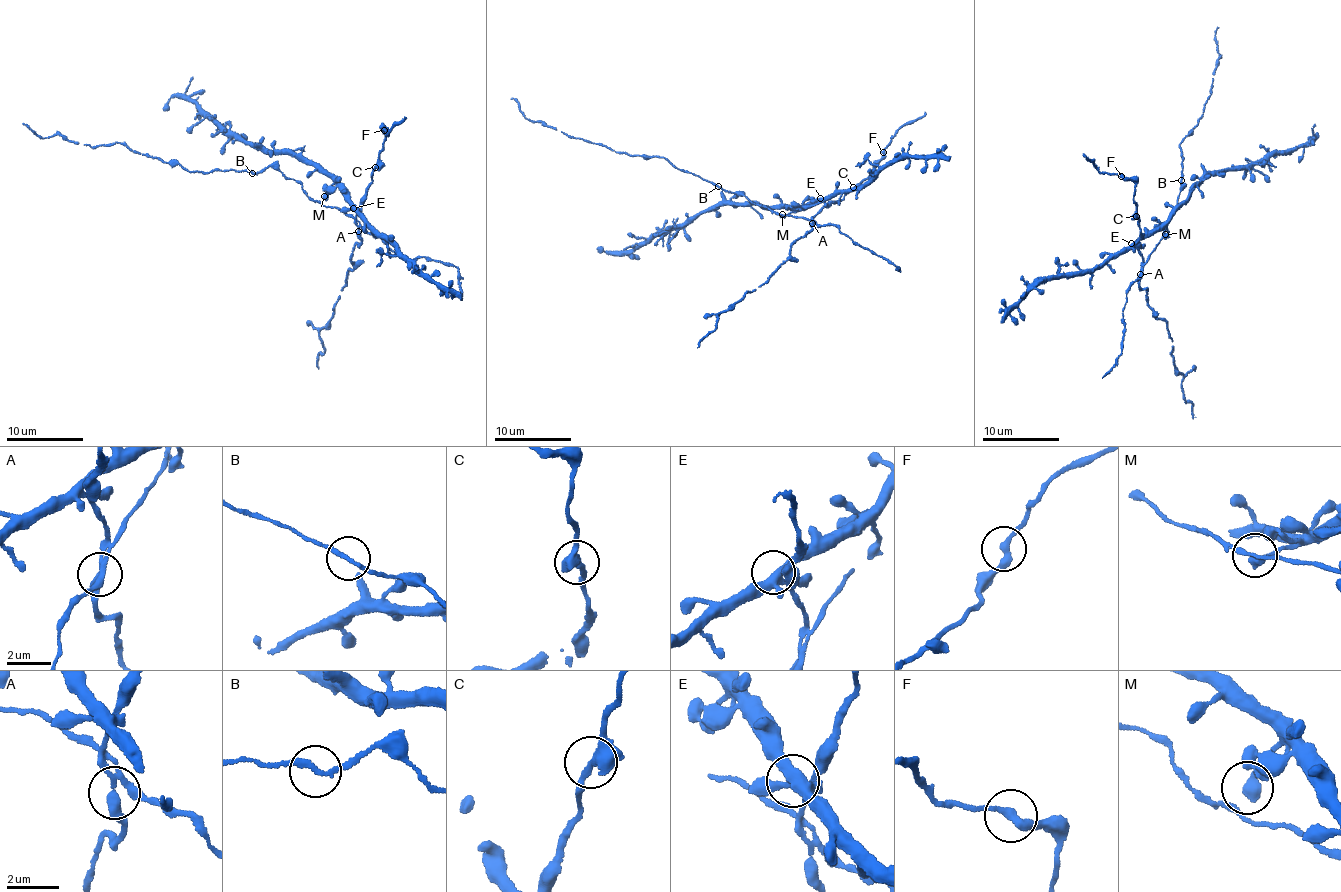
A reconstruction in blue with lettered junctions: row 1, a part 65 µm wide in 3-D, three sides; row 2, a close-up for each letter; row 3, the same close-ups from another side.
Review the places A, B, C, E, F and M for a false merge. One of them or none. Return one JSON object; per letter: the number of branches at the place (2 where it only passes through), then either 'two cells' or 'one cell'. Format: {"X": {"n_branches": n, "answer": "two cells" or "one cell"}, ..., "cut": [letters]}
{"A": {"n_branches": 3, "answer": "one cell"}, "B": {"n_branches": 2, "answer": "one cell"}, "C": {"n_branches": 3, "answer": "one cell"}, "E": {"n_branches": 4, "answer": "one cell"}, "F": {"n_branches": 2, "answer": "one cell"}, "M": {"n_branches": 3, "answer": "one cell"}, "cut": []}

